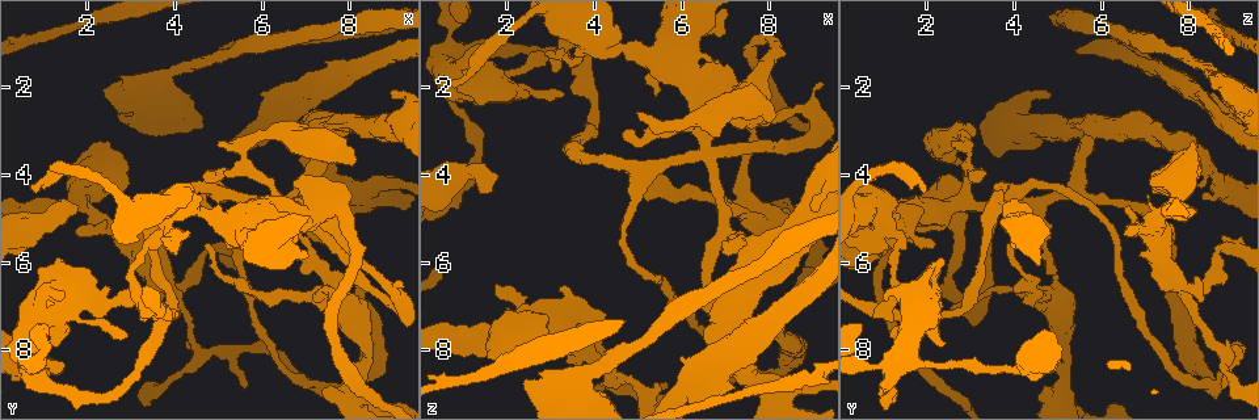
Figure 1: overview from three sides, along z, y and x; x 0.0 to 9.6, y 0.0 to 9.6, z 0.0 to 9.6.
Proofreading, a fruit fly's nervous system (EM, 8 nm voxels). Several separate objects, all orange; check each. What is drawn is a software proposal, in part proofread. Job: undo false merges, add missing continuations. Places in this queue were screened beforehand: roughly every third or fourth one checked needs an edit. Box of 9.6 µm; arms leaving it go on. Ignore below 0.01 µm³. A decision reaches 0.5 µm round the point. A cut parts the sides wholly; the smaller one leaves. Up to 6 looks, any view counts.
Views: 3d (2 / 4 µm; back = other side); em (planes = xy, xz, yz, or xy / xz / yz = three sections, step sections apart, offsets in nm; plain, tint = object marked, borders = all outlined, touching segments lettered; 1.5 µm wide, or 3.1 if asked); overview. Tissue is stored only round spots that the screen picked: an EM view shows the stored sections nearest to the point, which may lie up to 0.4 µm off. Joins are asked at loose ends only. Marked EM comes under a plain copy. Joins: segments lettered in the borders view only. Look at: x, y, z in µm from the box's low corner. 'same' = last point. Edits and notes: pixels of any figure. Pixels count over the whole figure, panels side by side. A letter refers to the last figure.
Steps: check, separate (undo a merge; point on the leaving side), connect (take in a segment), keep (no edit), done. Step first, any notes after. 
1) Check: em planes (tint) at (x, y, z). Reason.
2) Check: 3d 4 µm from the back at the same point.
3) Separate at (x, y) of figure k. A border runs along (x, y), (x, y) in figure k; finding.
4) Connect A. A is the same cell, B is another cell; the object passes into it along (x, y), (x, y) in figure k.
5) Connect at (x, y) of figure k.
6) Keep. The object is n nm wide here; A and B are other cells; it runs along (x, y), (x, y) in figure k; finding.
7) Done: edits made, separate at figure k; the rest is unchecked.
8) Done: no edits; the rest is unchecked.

Check: em xy step 4 (tint) at (0.75, 4.25, 1.95). Free end.

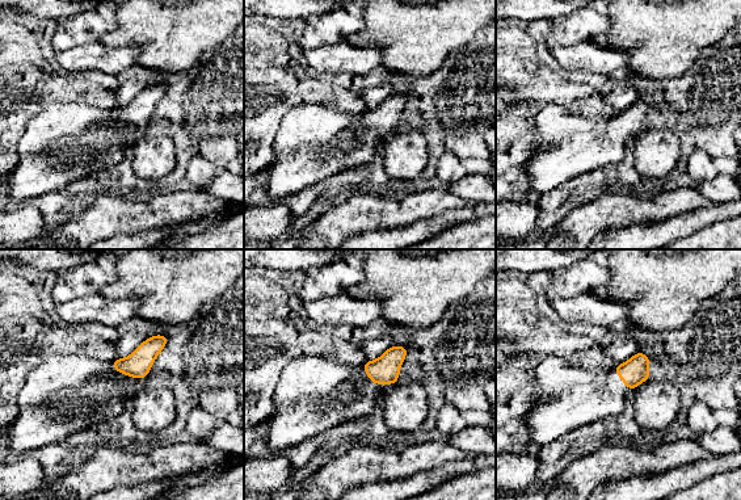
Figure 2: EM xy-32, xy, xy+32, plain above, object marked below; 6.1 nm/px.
Check: em planes (borders) at the same point. Another direction.

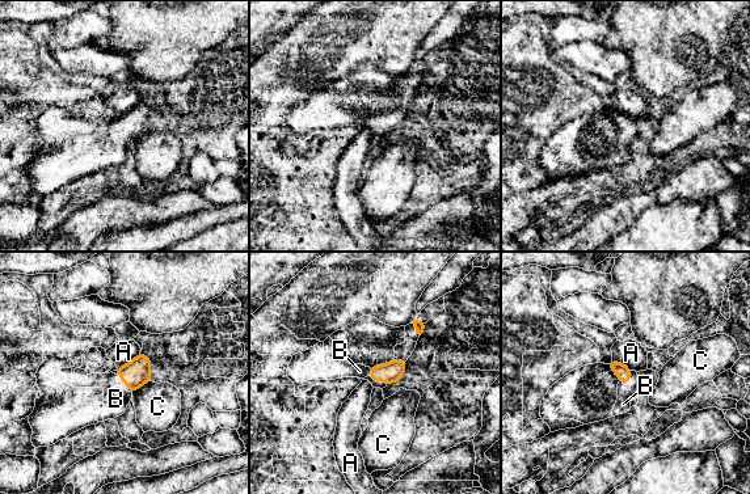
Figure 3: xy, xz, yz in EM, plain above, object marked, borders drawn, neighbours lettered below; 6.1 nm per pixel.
Connect B. B is the same cell, A and C are other cells; the object passes into it along (394, 371), (370, 372), (359, 371) in figure 3; it goes on there.

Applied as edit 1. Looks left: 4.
Check: 3d 4 µm at (3.50, 1.75, 8.35). Branch stops here.

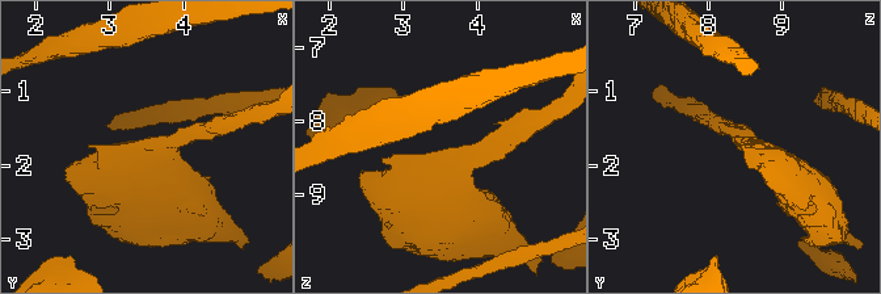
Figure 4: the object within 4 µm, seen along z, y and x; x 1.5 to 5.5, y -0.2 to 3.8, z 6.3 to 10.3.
Check: em planes (borders) at (3.45, 1.75, 8.40).

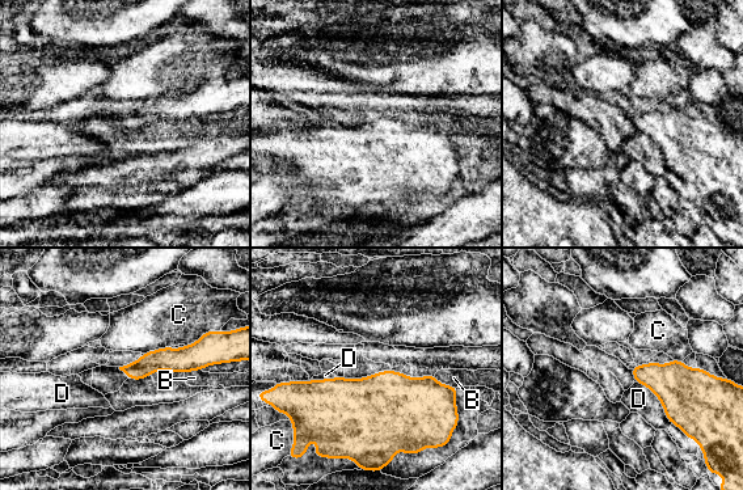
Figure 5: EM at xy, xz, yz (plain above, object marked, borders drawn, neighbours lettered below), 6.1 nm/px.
Keep. The longest contact is with D, 340 nm; B, C and D are other cells; none of them fits.

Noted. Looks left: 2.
Check: em planes (borders) at (7.40, 8.90, 4.80). An open end.

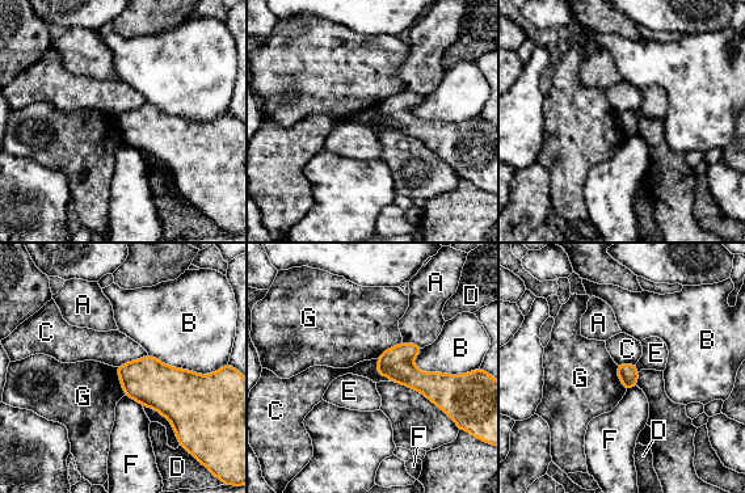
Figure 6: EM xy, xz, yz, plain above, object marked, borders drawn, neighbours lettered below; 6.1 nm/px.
Keep. A, B, C, D, E, F and G are other cells; a border runs along (147, 353), (137, 359), (116, 366) in figure 6; none of them fits.

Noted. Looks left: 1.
Done: edits made, connect at figure 3; the rest is unchecked.

